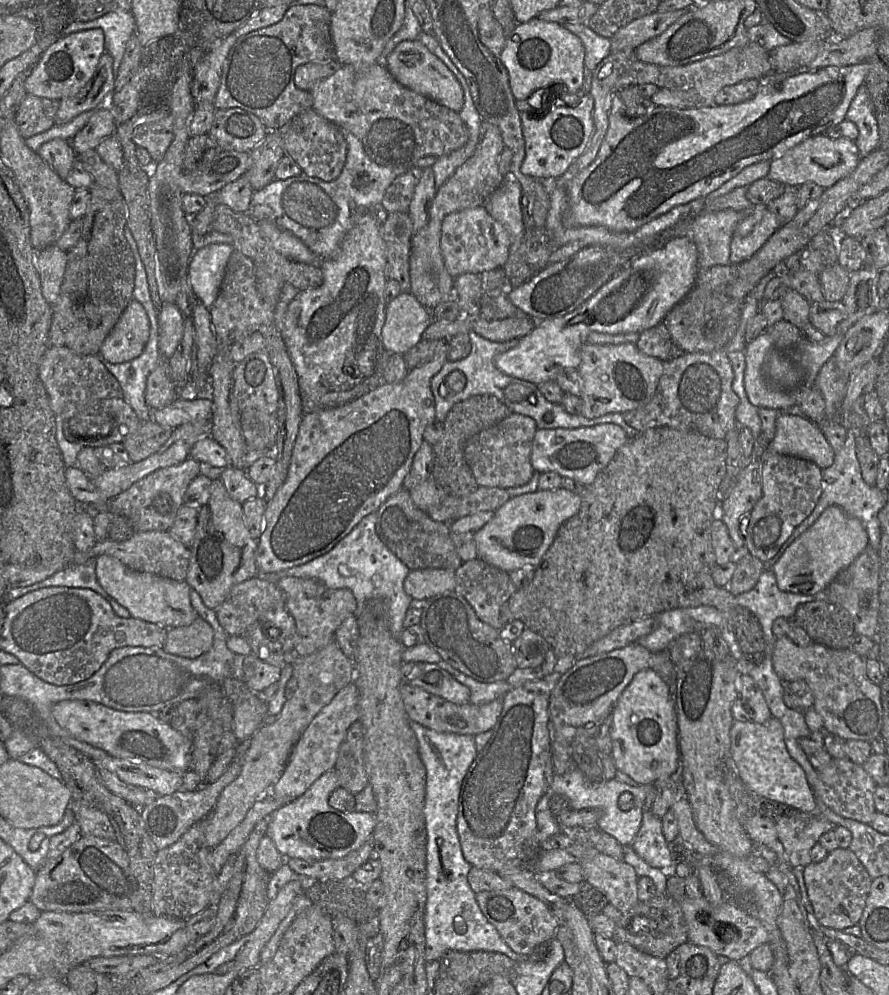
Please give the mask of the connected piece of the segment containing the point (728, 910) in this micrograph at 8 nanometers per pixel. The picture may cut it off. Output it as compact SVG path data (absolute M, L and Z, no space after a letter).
M704 897L679 903L687 926L688 941L711 949L718 956L738 961L759 945L768 943L768 932L761 921L734 904L723 901L719 905L711 905Z

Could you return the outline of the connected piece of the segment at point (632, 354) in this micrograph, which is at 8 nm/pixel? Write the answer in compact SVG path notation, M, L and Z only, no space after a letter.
M585 343L577 371L581 379L581 415L594 419L608 413L624 413L647 403L655 394L663 374L663 361L643 354L635 344Z

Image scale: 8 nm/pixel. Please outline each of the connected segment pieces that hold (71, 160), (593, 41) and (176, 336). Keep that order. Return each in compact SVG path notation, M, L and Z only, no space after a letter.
M55 138L41 145L38 155L65 180L71 172L78 155L71 146L71 141Z
M587 24L562 25L575 34L585 49L584 67L593 71L597 65L611 53L611 41L595 33Z
M176 303L162 305L158 315L158 348L165 360L173 355L180 343L184 333L184 323L185 317Z

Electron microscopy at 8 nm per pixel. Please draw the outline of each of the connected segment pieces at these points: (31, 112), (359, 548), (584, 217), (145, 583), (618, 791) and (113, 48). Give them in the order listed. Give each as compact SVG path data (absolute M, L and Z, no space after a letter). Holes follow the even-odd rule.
M27 94L14 116L20 135L26 140L53 127L59 105L60 100Z
M377 512L365 516L346 537L324 555L284 571L258 572L257 576L274 583L284 576L311 578L319 580L328 588L349 589L357 601L357 613L362 611L368 600L382 598L388 604L390 632L400 639L404 628L403 620L413 599L404 589L404 580L410 569L379 538L376 532L377 519Z
M862 62L849 66L827 66L819 69L798 70L796 74L774 81L763 81L759 91L749 100L733 105L716 105L706 107L674 108L655 106L640 117L628 117L626 107L619 97L612 97L611 109L608 116L608 129L595 160L581 171L567 187L568 213L565 226L604 226L614 232L633 232L652 219L668 212L672 208L687 204L699 198L705 198L709 193L718 189L725 182L736 176L742 169L761 161L771 161L781 157L789 149L806 139L825 134L833 126L841 123L855 97L858 88L865 82L869 71L869 63Z
M100 555L96 558L96 578L105 592L125 607L132 617L161 625L167 629L190 625L197 617L190 602L190 585L147 572L129 569L117 558Z
M575 768L563 775L554 775L550 787L550 794L564 796L568 801L569 808L571 809L592 809L598 811L598 828L611 835L624 846L623 860L634 868L639 877L649 877L656 887L657 894L665 894L668 877L660 869L649 866L631 847L642 824L643 803L653 787L653 784L632 786L616 779L602 781L600 783L592 783L587 780L578 768ZM625 792L629 792L634 797L634 805L629 811L622 811L618 805L620 795Z
M112 11L92 21L73 21L60 33L60 38L92 28L104 31L105 49L113 58L113 72L116 77L127 43L136 33L135 17L131 11Z

